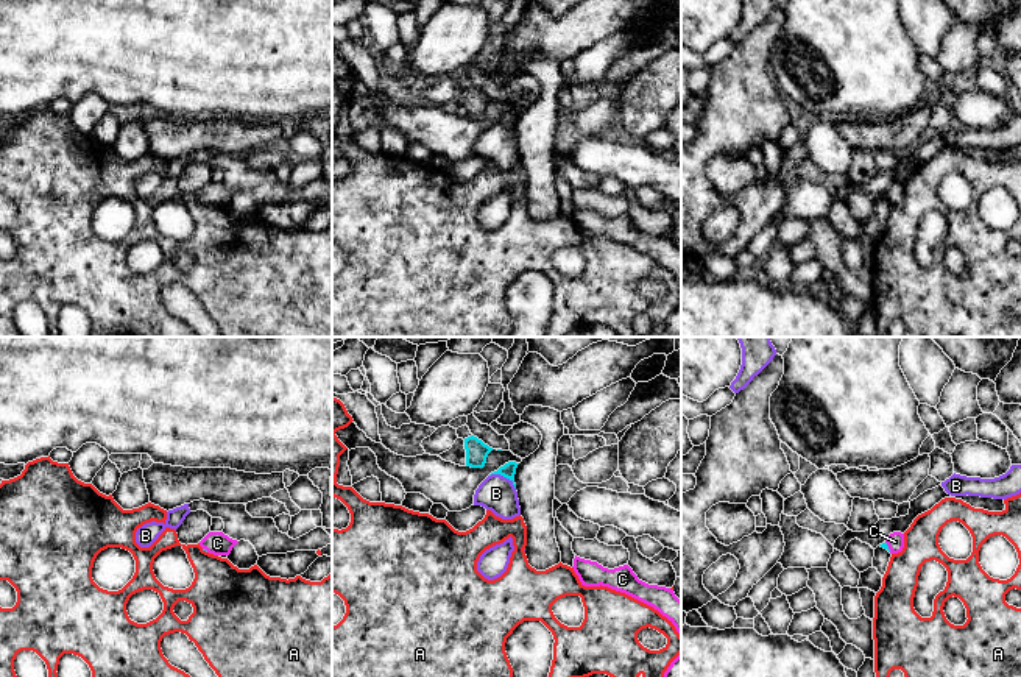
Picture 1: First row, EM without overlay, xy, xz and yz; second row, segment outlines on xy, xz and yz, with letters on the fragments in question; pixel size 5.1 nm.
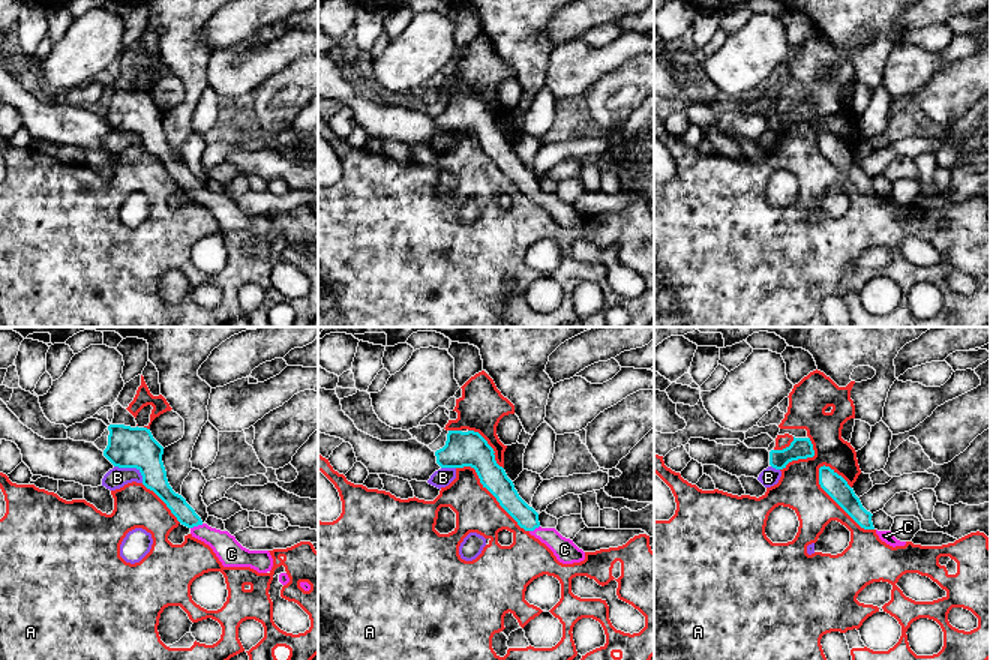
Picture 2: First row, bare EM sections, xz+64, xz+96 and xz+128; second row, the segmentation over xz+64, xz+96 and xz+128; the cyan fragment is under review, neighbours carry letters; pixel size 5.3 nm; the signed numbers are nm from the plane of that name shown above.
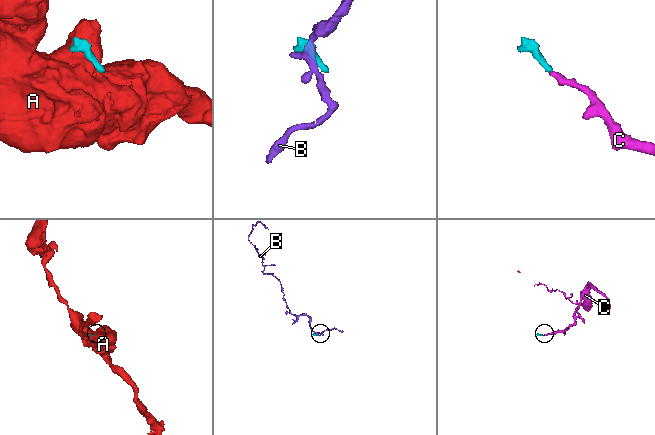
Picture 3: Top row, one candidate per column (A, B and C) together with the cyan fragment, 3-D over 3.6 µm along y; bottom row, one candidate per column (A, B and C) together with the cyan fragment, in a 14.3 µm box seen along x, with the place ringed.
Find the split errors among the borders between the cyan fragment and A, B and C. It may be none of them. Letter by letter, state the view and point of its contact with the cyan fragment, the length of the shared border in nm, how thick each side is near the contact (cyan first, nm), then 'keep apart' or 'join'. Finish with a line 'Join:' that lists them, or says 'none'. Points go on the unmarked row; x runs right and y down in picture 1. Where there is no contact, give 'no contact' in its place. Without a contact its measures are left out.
A: xy (204, 200) | 40 nm | 20/320 nm | keep apart
B: xz (504, 127) | 150 nm | 80/190 nm | keep apart
C: yz (887, 197) | 60 nm | 30/90 nm | join
Join: C

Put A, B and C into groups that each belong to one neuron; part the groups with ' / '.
A / B / C

